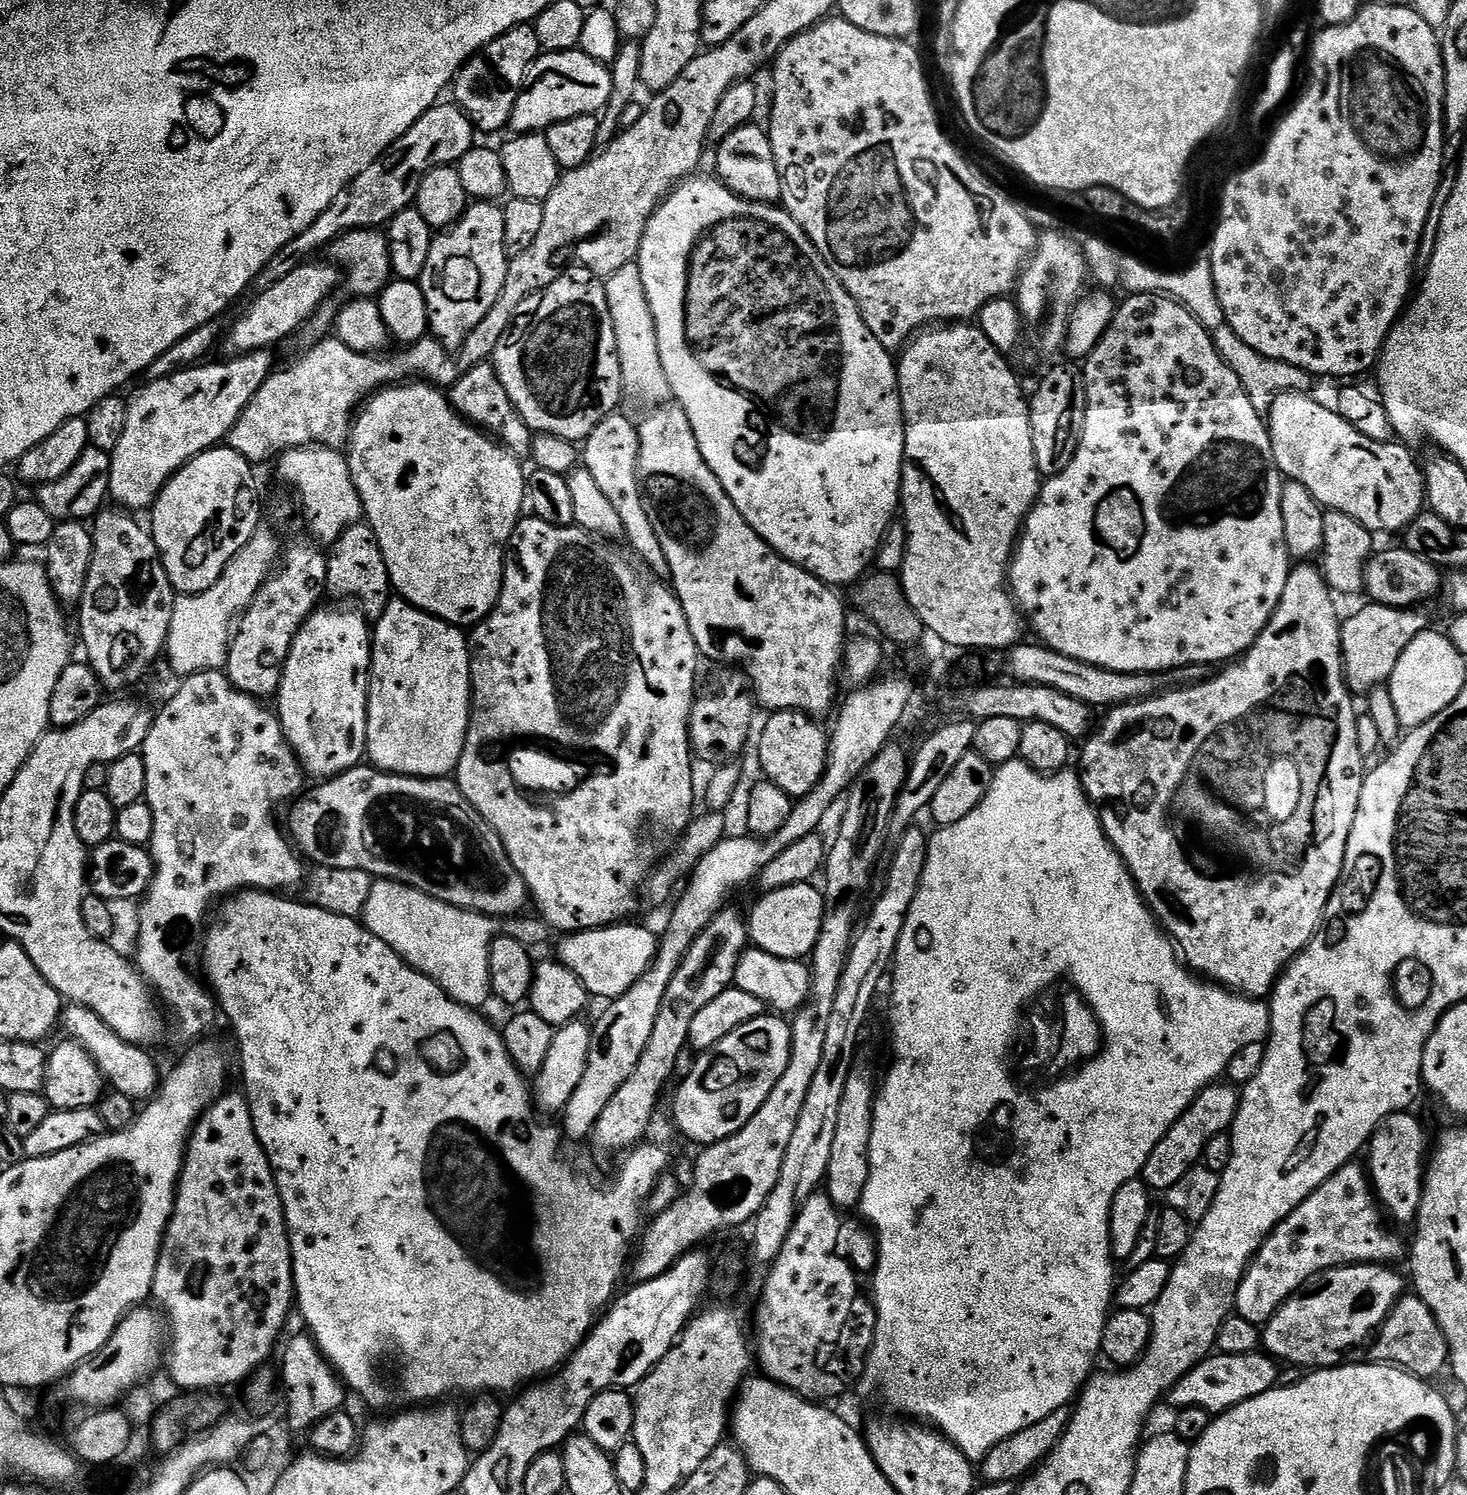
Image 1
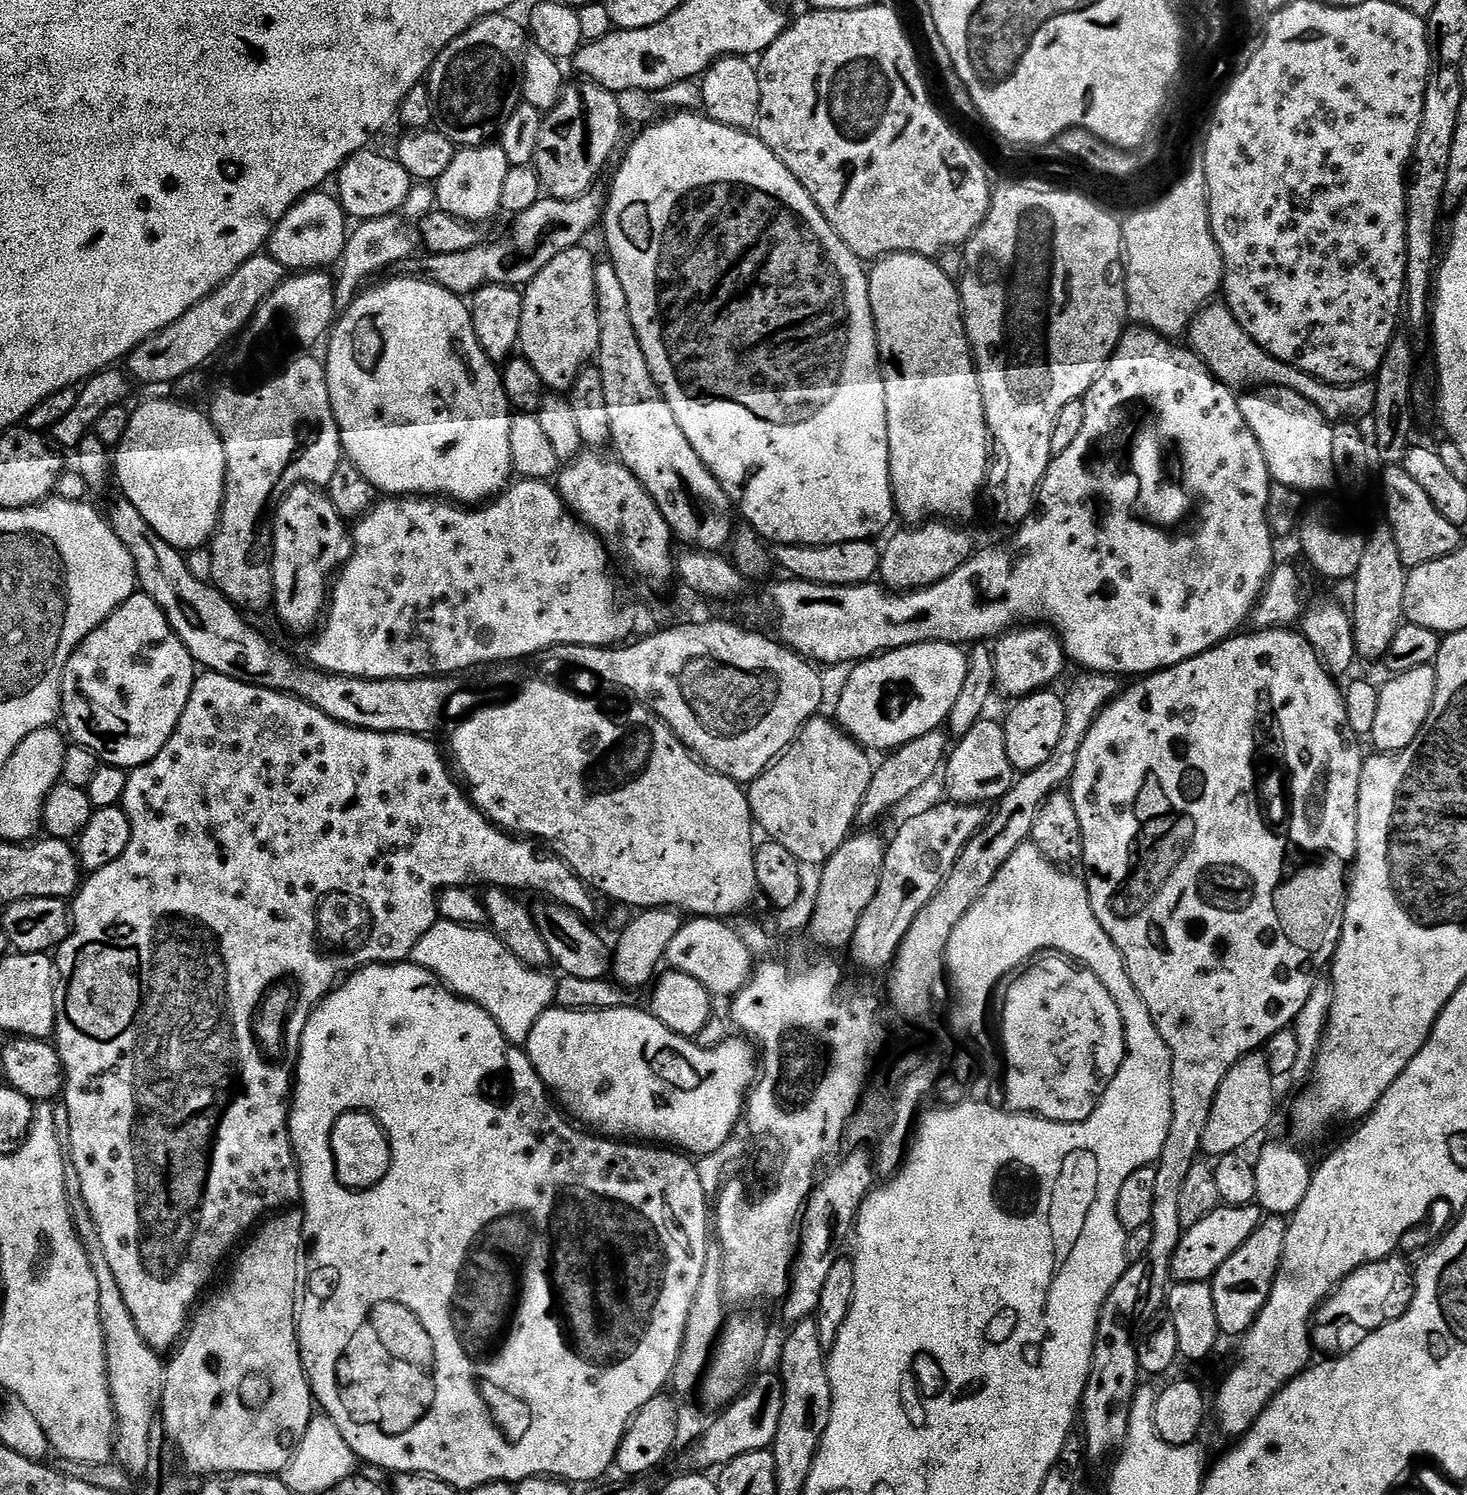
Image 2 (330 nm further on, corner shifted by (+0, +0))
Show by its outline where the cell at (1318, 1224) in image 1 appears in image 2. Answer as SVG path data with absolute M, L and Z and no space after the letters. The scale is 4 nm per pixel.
M1272 1214L1261 1219L1258 1230L1222 1262L1222 1266L1212 1277L1210 1283L1214 1294L1214 1311L1218 1314L1218 1326L1225 1337L1239 1338L1247 1332L1248 1327L1258 1318L1258 1314L1266 1300L1270 1298L1270 1290L1274 1286L1274 1278L1280 1269L1280 1259L1284 1253L1284 1233L1286 1224L1281 1217Z

